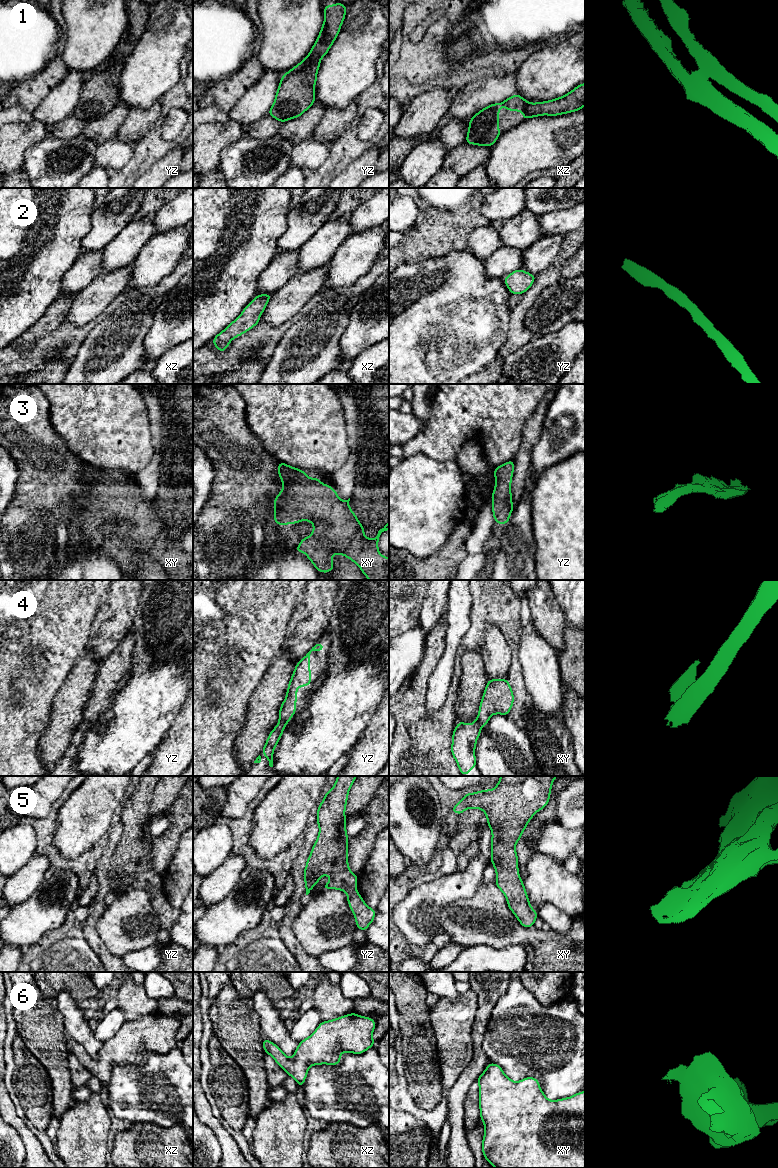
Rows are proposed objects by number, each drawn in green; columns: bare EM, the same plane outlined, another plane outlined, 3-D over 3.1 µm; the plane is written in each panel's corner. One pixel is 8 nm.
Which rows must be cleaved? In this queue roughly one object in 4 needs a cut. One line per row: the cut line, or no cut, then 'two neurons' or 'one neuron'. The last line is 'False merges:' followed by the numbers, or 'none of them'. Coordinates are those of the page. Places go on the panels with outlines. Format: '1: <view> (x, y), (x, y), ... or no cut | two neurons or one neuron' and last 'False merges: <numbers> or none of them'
1: xz (529, 103), (526, 109), (526, 117) | two neurons
2: no cut | one neuron
3: no cut | one neuron
4: yz (289, 719), (278, 723) | two neurons
5: no cut | one neuron
6: no cut | one neuron
False merges: 1, 4

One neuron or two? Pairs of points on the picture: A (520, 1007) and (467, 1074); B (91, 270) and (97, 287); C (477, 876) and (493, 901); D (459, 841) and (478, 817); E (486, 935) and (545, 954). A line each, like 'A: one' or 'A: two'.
A: two
B: two
C: two
D: one
E: one

